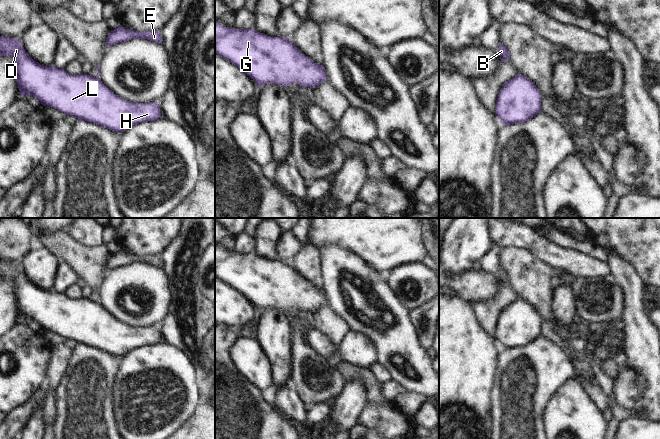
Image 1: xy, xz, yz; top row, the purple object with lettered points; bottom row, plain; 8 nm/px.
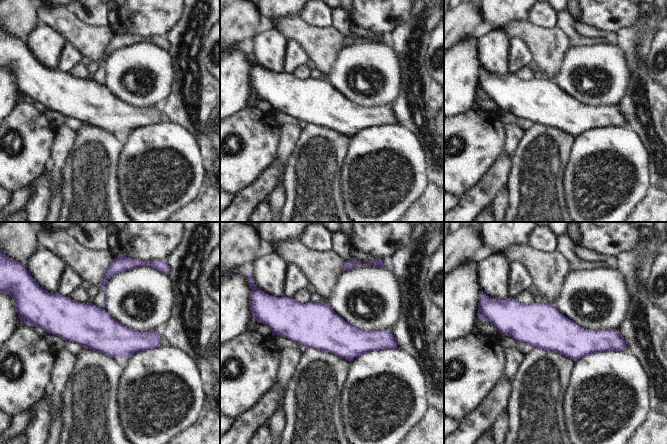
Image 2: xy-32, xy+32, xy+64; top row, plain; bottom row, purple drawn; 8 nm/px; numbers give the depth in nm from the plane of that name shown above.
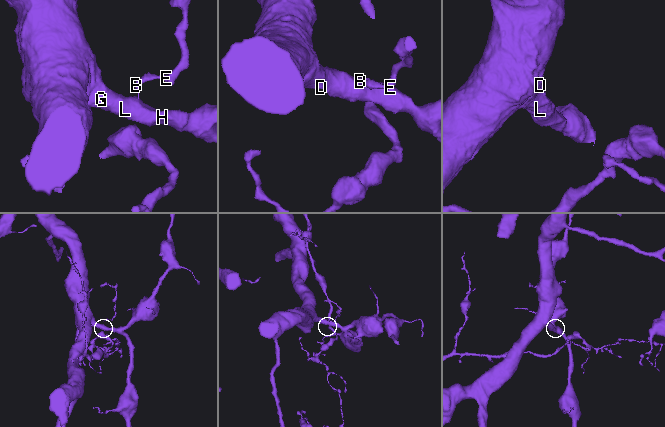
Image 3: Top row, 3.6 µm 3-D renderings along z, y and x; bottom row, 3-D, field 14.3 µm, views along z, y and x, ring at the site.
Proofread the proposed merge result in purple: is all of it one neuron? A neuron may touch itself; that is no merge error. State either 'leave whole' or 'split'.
split

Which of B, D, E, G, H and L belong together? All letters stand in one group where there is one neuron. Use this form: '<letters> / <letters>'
B E / D G H L

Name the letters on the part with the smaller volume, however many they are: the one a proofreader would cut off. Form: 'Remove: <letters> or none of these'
Remove: B, E

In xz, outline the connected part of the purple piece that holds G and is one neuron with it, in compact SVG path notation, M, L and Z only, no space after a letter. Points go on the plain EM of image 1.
M215 246L215 277L244 295L258 310L298 307L312 314L327 305L324 291L284 261L271 261L254 252L235 253Z

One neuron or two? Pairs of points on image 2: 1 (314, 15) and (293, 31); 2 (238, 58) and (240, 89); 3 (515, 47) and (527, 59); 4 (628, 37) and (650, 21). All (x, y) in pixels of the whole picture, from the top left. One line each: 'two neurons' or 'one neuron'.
1: two neurons
2: one neuron
3: one neuron
4: one neuron

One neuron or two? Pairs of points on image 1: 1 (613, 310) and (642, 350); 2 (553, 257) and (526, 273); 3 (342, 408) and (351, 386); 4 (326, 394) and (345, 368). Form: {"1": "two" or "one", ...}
{"1": "two", "2": "two", "3": "one", "4": "two"}

